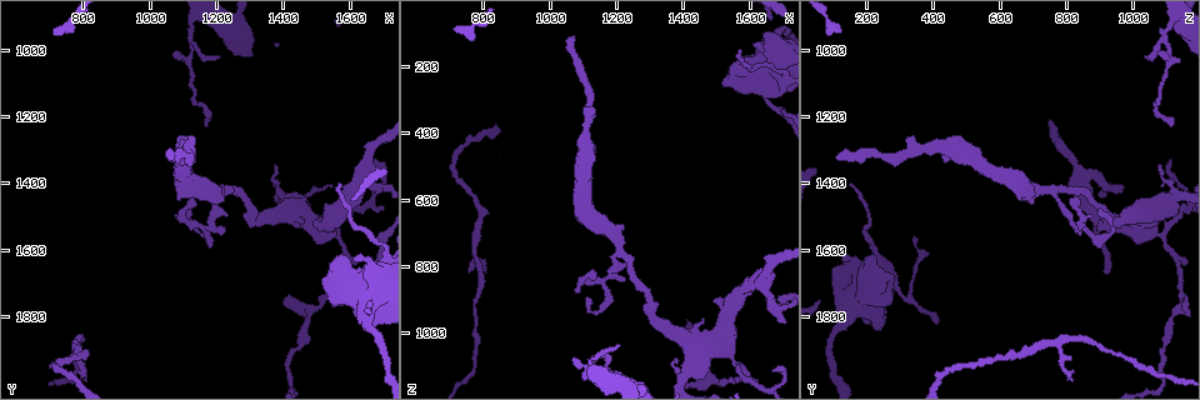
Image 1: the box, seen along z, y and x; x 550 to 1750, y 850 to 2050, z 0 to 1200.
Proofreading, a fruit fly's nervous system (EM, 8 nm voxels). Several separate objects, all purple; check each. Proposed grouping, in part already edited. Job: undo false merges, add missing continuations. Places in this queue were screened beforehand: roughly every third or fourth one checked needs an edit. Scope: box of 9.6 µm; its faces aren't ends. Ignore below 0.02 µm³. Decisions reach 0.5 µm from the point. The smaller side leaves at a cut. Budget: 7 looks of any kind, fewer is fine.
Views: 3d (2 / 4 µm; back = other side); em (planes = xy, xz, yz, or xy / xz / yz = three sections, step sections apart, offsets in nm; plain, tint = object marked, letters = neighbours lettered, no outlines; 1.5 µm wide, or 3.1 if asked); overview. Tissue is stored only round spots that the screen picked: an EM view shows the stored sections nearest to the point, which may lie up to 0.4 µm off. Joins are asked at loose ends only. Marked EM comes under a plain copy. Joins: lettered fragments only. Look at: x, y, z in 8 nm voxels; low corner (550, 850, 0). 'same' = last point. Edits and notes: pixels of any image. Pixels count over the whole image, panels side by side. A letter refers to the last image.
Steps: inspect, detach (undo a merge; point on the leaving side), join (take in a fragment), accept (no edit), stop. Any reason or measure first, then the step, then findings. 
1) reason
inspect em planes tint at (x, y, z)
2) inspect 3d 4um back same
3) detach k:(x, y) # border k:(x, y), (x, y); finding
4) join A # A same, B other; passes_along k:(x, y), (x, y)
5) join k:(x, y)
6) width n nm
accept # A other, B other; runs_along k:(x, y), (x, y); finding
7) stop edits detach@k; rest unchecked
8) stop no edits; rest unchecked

branch stops here
inspect 3d 2um at (1630, 1610, 120)

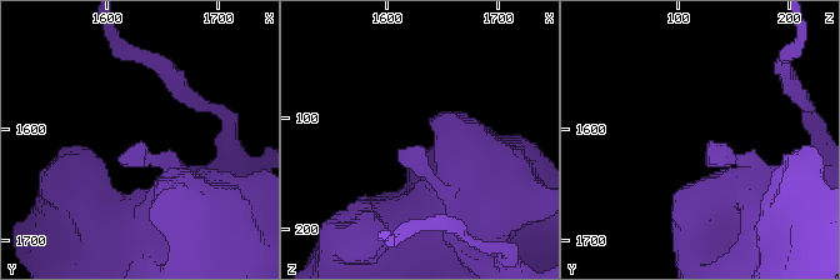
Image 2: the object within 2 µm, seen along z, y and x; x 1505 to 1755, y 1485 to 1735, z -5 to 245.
need the tissue
inspect em planes letters at (1626, 1622, 124)

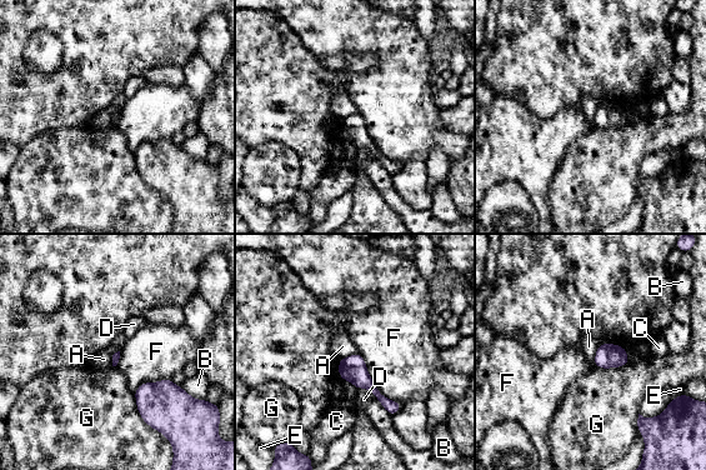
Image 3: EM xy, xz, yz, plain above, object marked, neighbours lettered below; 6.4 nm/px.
accept # A other, B other, C other, D other, E other, F other, G other; border 3:(599, 344), (592, 364); none of them fits

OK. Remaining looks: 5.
thin arm on a thick one
inspect em yz step 8 tint at (1550, 1560, 1080)

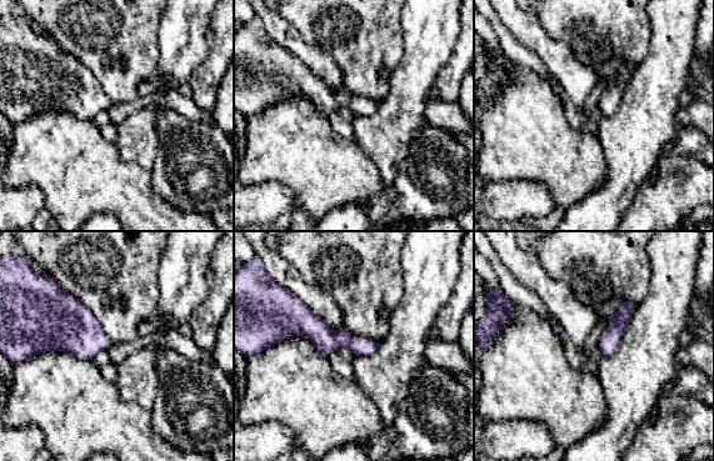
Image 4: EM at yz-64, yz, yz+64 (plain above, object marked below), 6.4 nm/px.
cut it another way
inspect em planes letters same

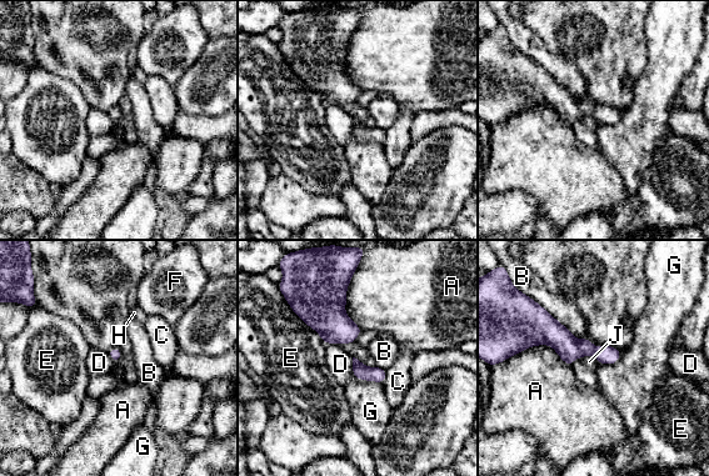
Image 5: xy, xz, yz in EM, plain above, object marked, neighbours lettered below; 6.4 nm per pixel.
width 80 nm; longest_contact B 420 nm
accept # A other, B other, C other, D other, E other, F other, G other, H other, J other; all the same neuron

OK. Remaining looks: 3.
tapers out
inspect 3d 2um at (820, 1990, 820)

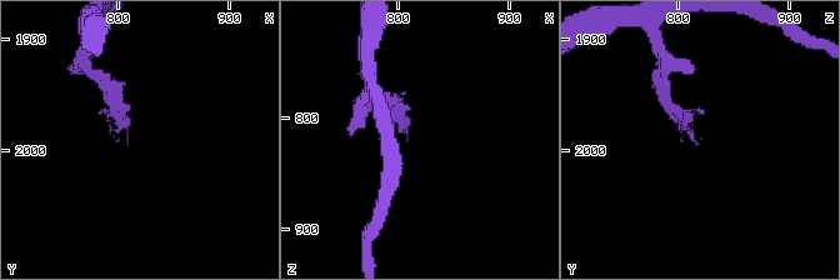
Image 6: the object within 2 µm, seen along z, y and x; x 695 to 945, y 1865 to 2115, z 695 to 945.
need the tissue
inspect em planes tint at (810, 1992, 818)

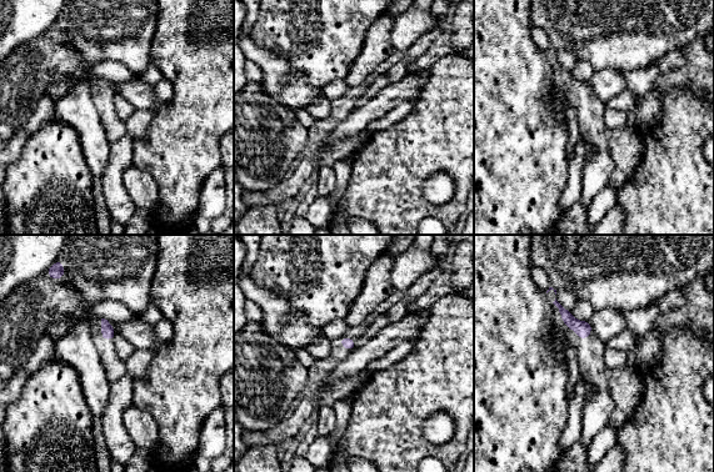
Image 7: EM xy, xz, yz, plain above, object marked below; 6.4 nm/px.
see the neighbours
inspect em planes letters same

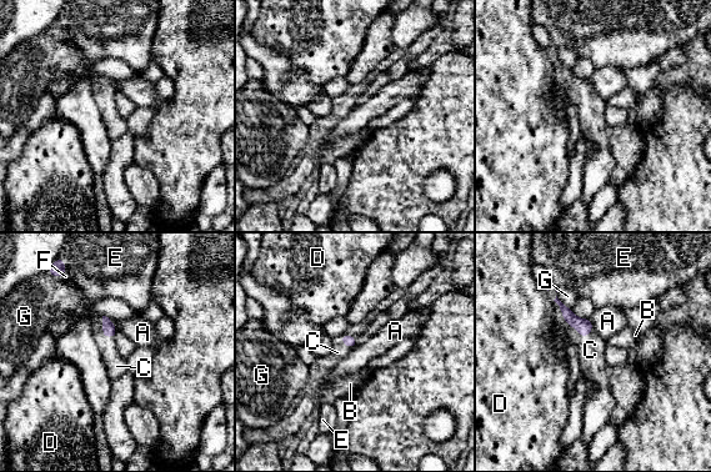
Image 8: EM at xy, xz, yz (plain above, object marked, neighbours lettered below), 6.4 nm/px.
accept # A other, B other, C other, D other, E other, F other, G other; border 8:(101, 316), (101, 334), (114, 340); no lettered fragment goes on from it

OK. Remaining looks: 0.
stop no edits; rest unchecked

